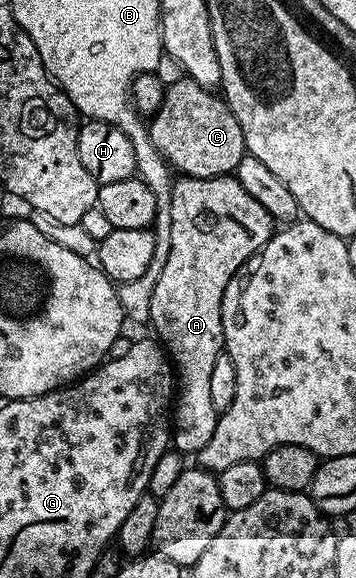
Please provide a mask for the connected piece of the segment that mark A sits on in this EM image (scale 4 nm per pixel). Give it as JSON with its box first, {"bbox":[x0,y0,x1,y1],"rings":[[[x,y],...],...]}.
{"bbox":[150,176,273,455],"rings":[[[234,176],[226,177],[184,177],[175,181],[173,207],[171,208],[171,246],[165,249],[161,275],[157,287],[153,287],[150,328],[155,328],[154,336],[167,350],[177,374],[177,404],[173,409],[173,449],[180,455],[197,455],[213,431],[217,431],[219,415],[213,407],[209,382],[213,366],[224,353],[223,344],[223,296],[235,277],[235,272],[243,264],[250,262],[270,239],[273,232],[273,218]]]}

